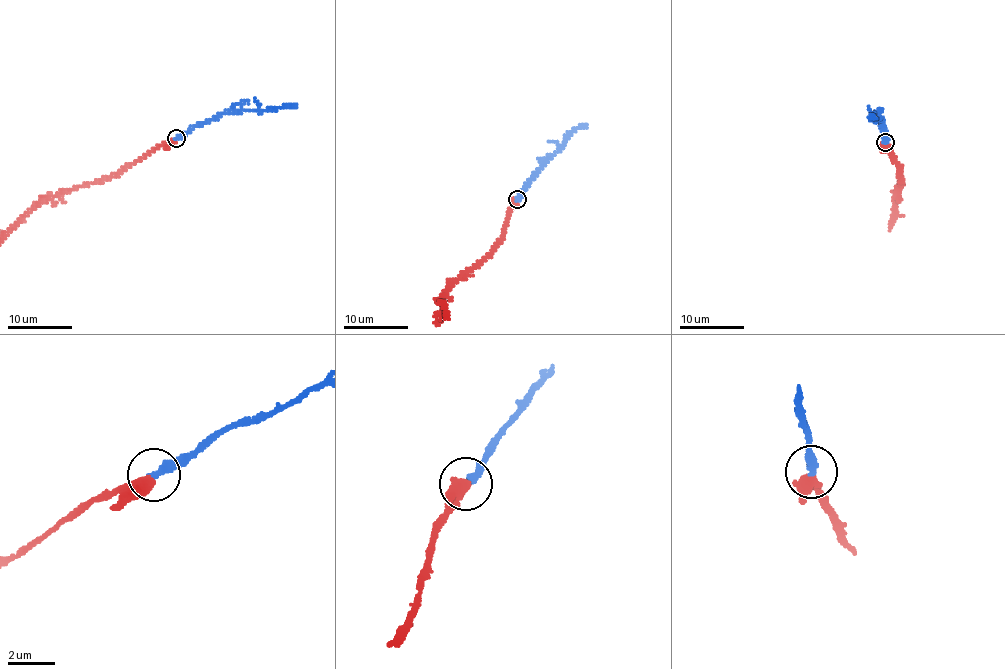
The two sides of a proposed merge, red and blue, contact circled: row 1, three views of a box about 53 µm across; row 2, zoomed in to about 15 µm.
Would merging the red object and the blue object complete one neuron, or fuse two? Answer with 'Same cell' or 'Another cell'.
Same cell

